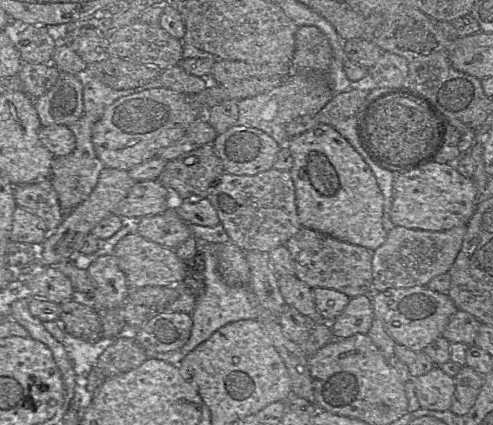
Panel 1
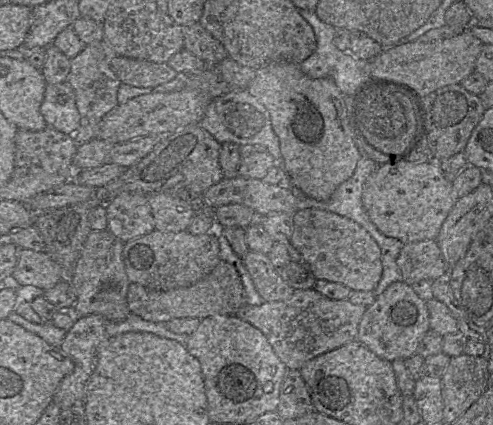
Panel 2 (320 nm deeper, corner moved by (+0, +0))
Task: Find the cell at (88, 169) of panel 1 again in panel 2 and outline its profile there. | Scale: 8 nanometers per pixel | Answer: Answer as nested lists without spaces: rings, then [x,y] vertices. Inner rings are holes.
[[[103,39],[87,45],[80,54],[71,59],[68,82],[74,90],[77,109],[80,114],[80,127],[73,134],[77,145],[97,138],[101,120],[118,106],[118,89],[122,83],[111,69],[111,61],[117,56],[115,50]]]

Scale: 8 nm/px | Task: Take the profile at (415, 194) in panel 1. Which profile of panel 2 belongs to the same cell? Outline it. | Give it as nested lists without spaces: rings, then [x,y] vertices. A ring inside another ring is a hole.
[[[409,159],[378,166],[365,181],[362,193],[365,211],[378,230],[385,236],[398,239],[404,245],[435,240],[457,200],[452,182],[445,177],[438,162],[411,162]]]

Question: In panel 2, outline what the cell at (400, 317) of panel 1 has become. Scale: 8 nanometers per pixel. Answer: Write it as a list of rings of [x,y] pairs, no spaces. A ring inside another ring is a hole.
[[[404,281],[390,284],[367,306],[358,327],[357,340],[379,358],[393,362],[416,354],[418,345],[430,330],[426,302]]]

